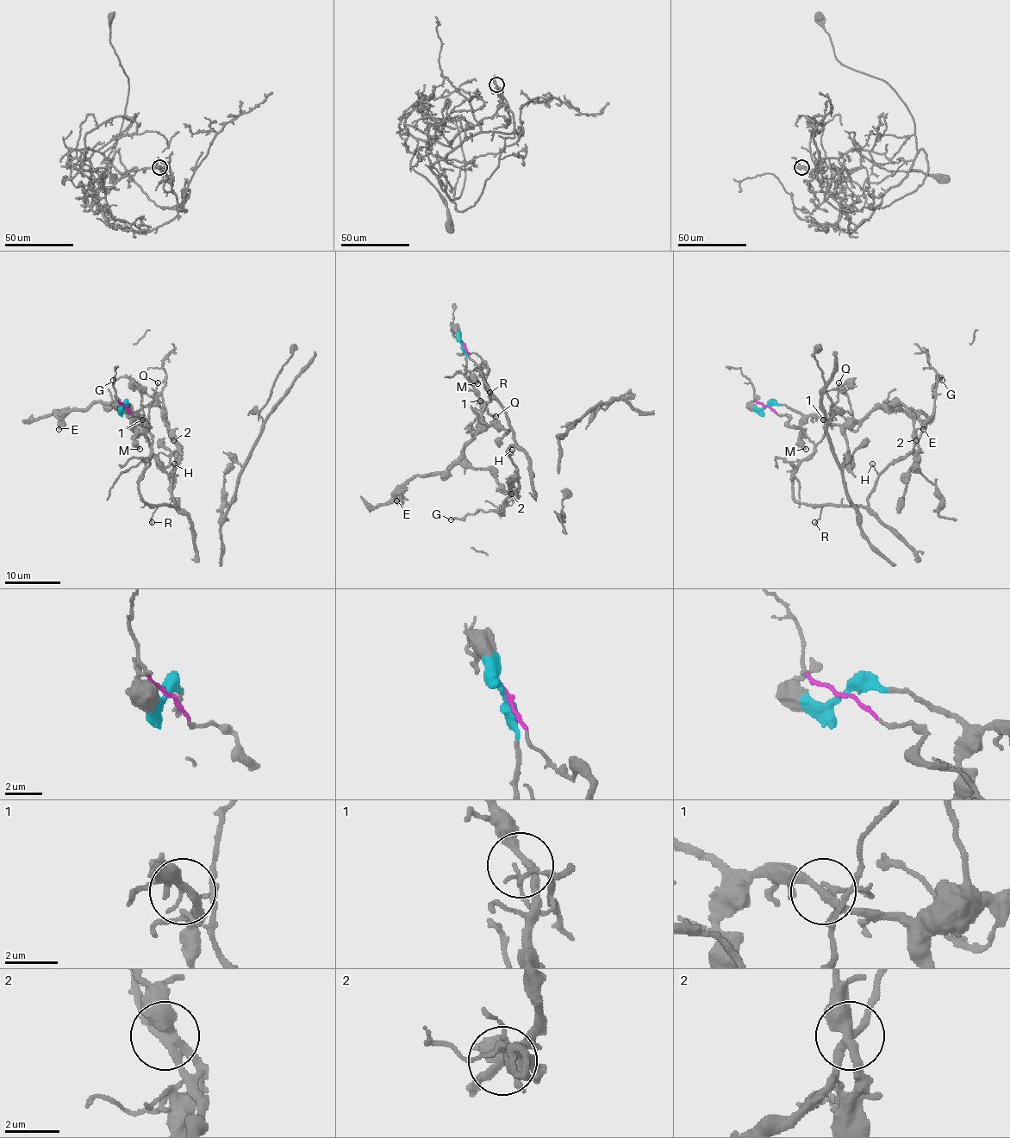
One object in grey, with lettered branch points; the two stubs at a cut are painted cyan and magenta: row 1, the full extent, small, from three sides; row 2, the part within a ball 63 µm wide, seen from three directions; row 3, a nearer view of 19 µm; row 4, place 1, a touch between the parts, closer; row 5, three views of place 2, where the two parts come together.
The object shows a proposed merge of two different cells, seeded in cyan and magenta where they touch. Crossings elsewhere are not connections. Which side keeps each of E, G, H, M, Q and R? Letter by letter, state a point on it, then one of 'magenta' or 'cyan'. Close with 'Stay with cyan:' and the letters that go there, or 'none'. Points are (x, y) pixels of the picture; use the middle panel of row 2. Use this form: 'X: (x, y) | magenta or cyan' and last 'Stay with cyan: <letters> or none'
E: (396, 500) | cyan
G: (451, 519) | magenta
H: (512, 450) | magenta
M: (477, 383) | cyan
Q: (495, 416) | magenta
R: (489, 392) | magenta
Stay with cyan: E, M

